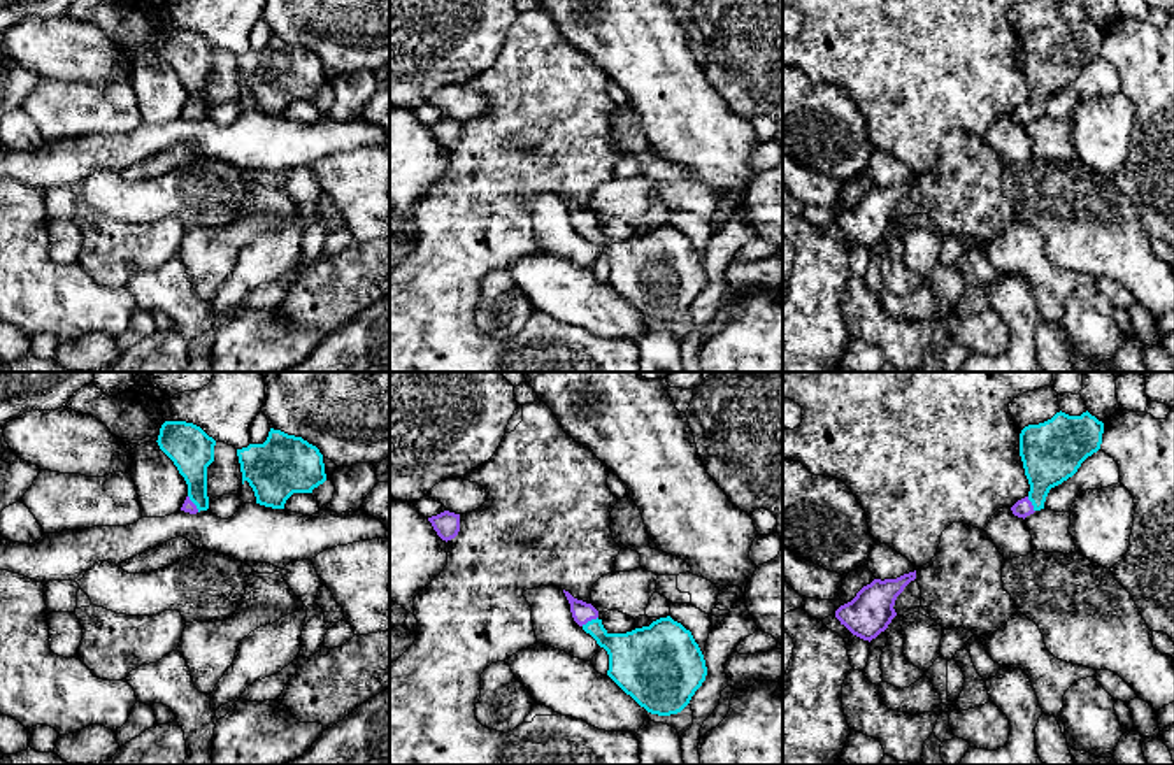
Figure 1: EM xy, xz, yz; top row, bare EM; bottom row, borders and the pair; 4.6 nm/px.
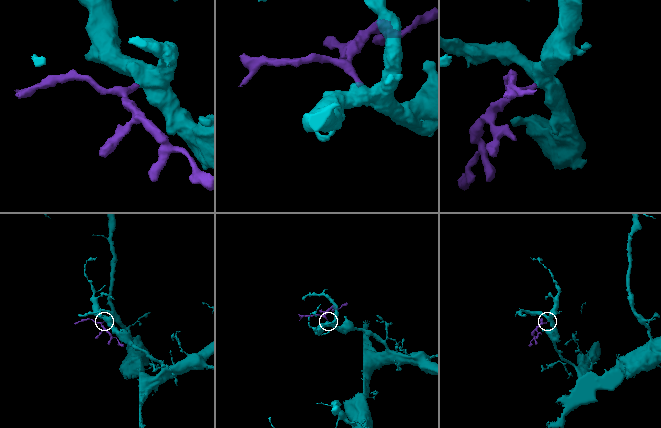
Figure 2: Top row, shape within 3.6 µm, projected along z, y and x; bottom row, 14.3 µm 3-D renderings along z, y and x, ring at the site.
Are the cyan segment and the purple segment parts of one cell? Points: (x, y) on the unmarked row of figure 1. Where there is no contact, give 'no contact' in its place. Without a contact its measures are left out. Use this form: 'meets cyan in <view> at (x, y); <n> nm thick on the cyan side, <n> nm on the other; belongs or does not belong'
meets cyan in xz at (588, 228); 200 nm thick on the cyan side, 90 nm on the other; belongs

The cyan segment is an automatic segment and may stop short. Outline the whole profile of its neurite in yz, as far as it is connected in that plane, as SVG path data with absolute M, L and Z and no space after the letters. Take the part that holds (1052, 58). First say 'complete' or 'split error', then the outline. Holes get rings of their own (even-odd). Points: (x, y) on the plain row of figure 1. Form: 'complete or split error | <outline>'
split error | M1088 18L1081 23L1056 19L1051 26L1028 32L1020 40L1020 63L1030 98L1011 118L1027 125L1044 116L1051 95L1072 84L1102 51L1104 30Z

